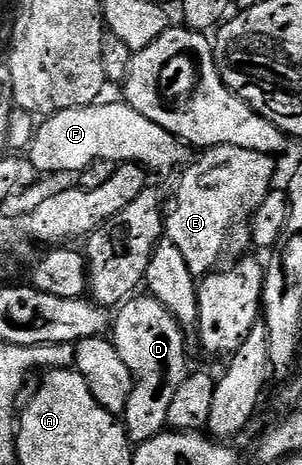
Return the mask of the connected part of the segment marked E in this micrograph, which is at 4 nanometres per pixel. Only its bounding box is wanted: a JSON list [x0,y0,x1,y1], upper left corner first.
[162,146,276,276]

